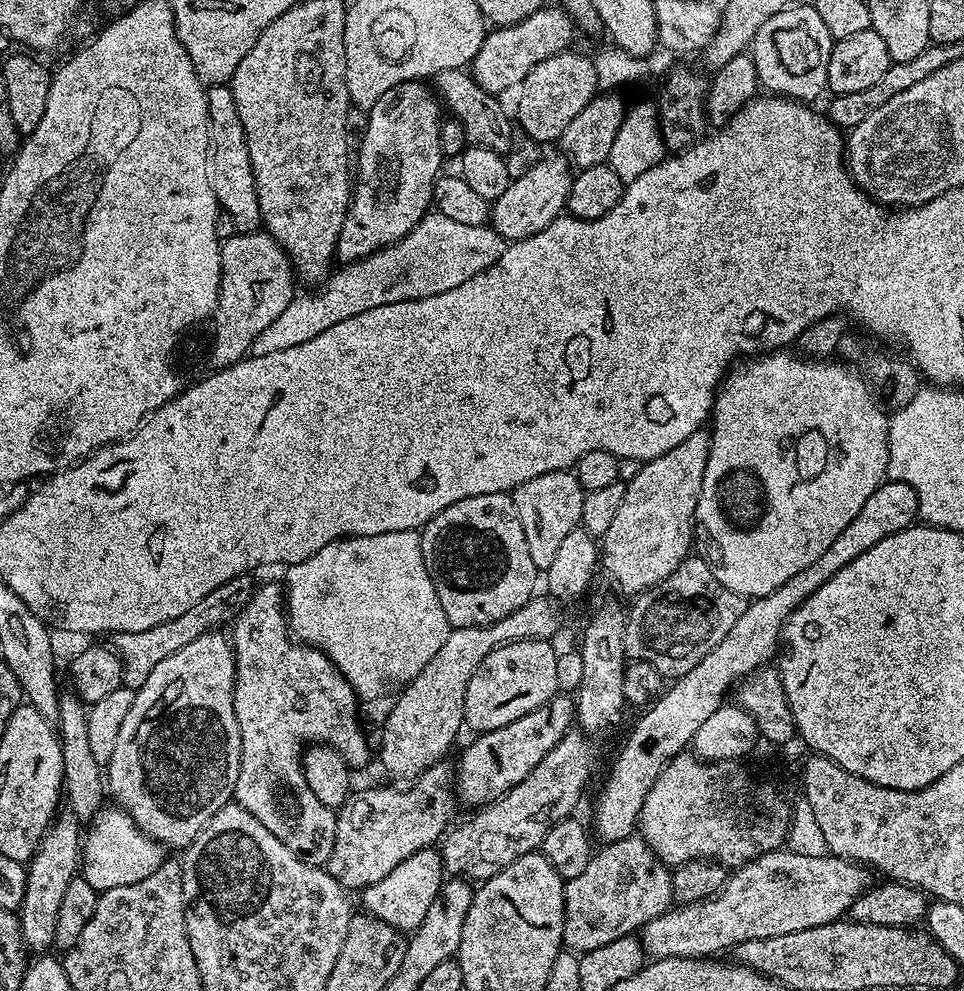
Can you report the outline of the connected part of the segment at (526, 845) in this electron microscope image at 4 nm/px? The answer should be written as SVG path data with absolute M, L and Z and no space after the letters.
M570 730L550 750L550 754L546 754L546 758L542 758L542 762L538 762L538 766L534 766L534 770L530 770L522 782L518 782L518 786L511 788L500 800L494 800L473 811L476 813L469 820L462 821L460 825L457 823L442 840L445 873L472 882L483 882L510 866L510 862L537 851L548 831L560 820L569 819L575 813L572 811L592 776L592 756L588 753L588 744L584 739L586 736L583 731Z

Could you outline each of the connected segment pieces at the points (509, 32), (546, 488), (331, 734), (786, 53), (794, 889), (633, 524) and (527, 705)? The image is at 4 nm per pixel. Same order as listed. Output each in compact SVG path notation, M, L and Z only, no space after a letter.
M559 6L540 8L522 22L512 24L508 28L497 27L485 35L478 54L470 65L470 75L477 86L486 92L503 94L507 88L515 89L542 62L542 58L550 58L554 54L565 51L572 40L574 25L572 19Z
M572 470L538 474L538 478L522 482L522 486L518 486L511 493L514 506L518 510L518 518L522 522L522 530L526 534L526 546L530 546L530 559L537 570L547 570L550 562L554 562L558 545L566 539L566 534L580 527L585 495L584 487Z
M264 584L261 588L259 585L252 593L251 602L236 615L230 628L232 654L236 657L232 705L240 723L240 777L234 800L254 814L254 818L258 818L258 822L262 822L262 826L266 826L266 830L270 830L270 834L274 834L274 838L294 855L307 864L324 866L332 853L336 812L314 798L314 790L310 790L306 782L302 749L305 745L327 744L341 752L345 762L356 769L368 760L368 736L360 725L361 705L350 682L346 682L328 655L294 639L288 626L286 596L281 585L276 584Z
M797 2L792 8L784 8L778 14L766 18L762 26L758 26L758 34L754 34L750 55L756 67L756 79L764 84L769 93L779 94L801 102L816 102L820 95L825 95L828 86L828 67L834 41L830 30L822 23L818 10L811 4Z
M791 850L767 852L754 858L748 864L735 869L728 881L713 894L693 904L681 904L662 913L642 930L644 951L649 957L695 956L710 958L715 954L724 954L733 946L747 940L769 940L778 934L794 934L798 930L810 930L814 926L826 926L841 919L851 909L853 902L869 887L869 869L853 860L844 860L841 856L825 854L807 856Z
M701 430L686 438L674 450L666 450L653 460L641 463L638 474L624 484L622 506L610 530L602 538L602 572L605 572L628 598L662 583L682 561L689 559L694 544L694 525L702 474L712 445L709 433Z
M511 640L508 644L499 644L492 652L486 654L486 658L474 670L474 674L470 678L470 684L466 686L466 698L464 699L464 722L470 729L473 728L473 733L479 734L489 732L490 730L498 730L502 726L506 726L510 722L514 722L518 718L522 718L522 714L530 714L530 710L538 710L538 706L546 703L550 697L557 695L557 667L555 666L557 649L551 648L551 643L548 640Z

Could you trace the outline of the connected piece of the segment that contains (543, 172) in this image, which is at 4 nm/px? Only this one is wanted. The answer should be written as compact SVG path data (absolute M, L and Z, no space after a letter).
M545 155L537 160L530 170L526 170L526 174L511 181L508 189L491 201L490 227L505 242L530 238L538 234L538 230L546 230L546 226L550 226L550 222L557 220L567 209L574 168L567 156L555 155Z

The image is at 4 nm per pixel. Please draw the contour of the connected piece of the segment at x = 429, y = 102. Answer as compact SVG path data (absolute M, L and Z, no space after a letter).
M408 80L386 90L374 106L366 112L368 121L360 136L360 149L354 152L354 183L352 202L342 222L342 234L336 243L335 259L340 262L362 260L379 252L381 248L394 245L401 240L433 207L433 188L441 175L440 163L445 163L440 145L440 125L442 123L441 101L437 93L427 83Z

